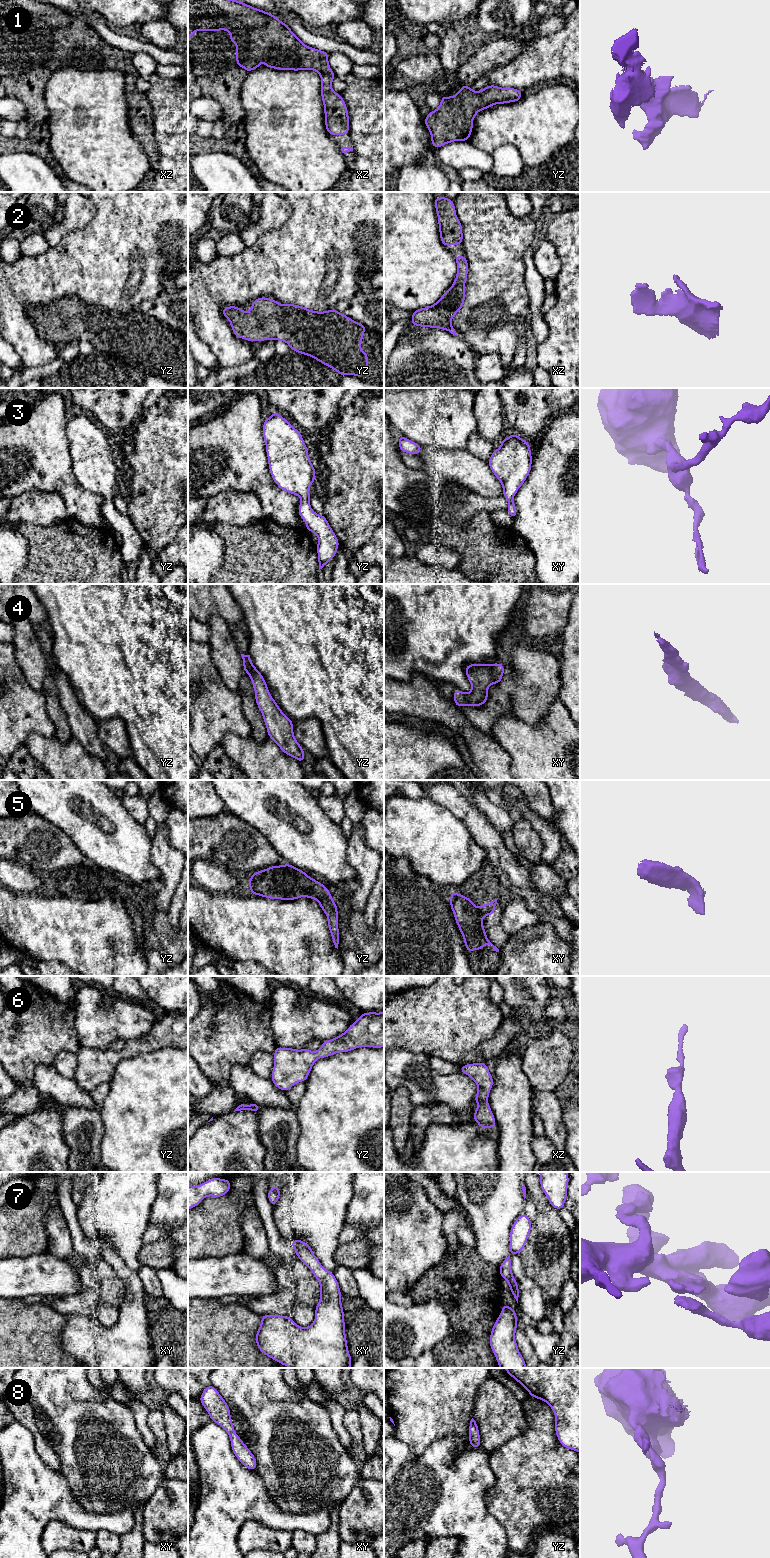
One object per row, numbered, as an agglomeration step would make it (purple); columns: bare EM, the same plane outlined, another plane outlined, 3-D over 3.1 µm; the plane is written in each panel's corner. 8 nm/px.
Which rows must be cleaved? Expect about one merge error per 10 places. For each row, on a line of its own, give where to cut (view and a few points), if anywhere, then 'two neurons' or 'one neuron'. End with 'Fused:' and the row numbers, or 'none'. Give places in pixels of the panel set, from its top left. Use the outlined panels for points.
1: cut none; one neuron
2: cut none; one neuron
3: cut none; one neuron
4: cut none; one neuron
5: cut none; one neuron
6: cut none; one neuron
7: cut none; one neuron
8: cut none; one neuron
Fused: none

